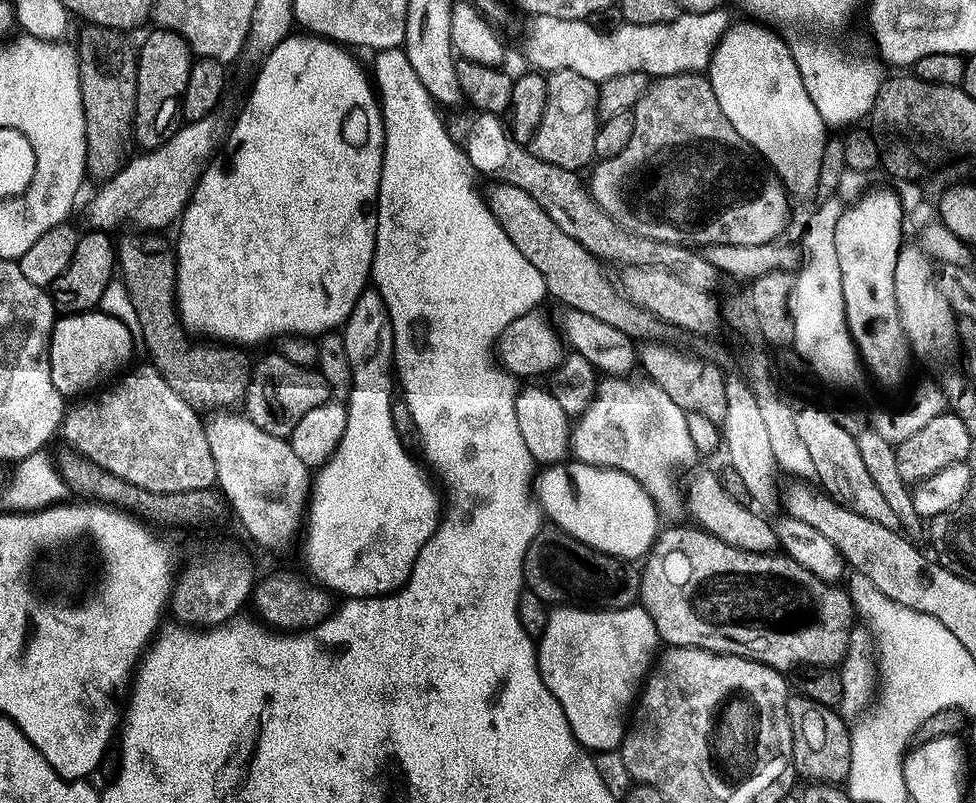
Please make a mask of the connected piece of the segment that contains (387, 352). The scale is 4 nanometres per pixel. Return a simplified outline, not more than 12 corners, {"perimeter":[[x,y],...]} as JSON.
{"perimeter":[[392,323],[342,325],[346,434],[312,482],[307,575],[337,597],[408,583],[440,524],[396,433]]}

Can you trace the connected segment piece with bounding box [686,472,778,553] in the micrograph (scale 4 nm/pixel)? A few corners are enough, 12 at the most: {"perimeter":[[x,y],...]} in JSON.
{"perimeter":[[712,472],[686,484],[697,525],[743,552],[777,551],[771,523]]}

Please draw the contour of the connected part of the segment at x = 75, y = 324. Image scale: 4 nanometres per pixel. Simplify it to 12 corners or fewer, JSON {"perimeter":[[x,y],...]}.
{"perimeter":[[99,310],[61,315],[48,347],[65,398],[131,358],[129,325]]}

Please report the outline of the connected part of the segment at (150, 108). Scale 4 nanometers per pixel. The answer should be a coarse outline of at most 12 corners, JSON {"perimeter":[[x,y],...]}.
{"perimeter":[[153,27],[138,44],[132,132],[164,144],[194,53]]}

